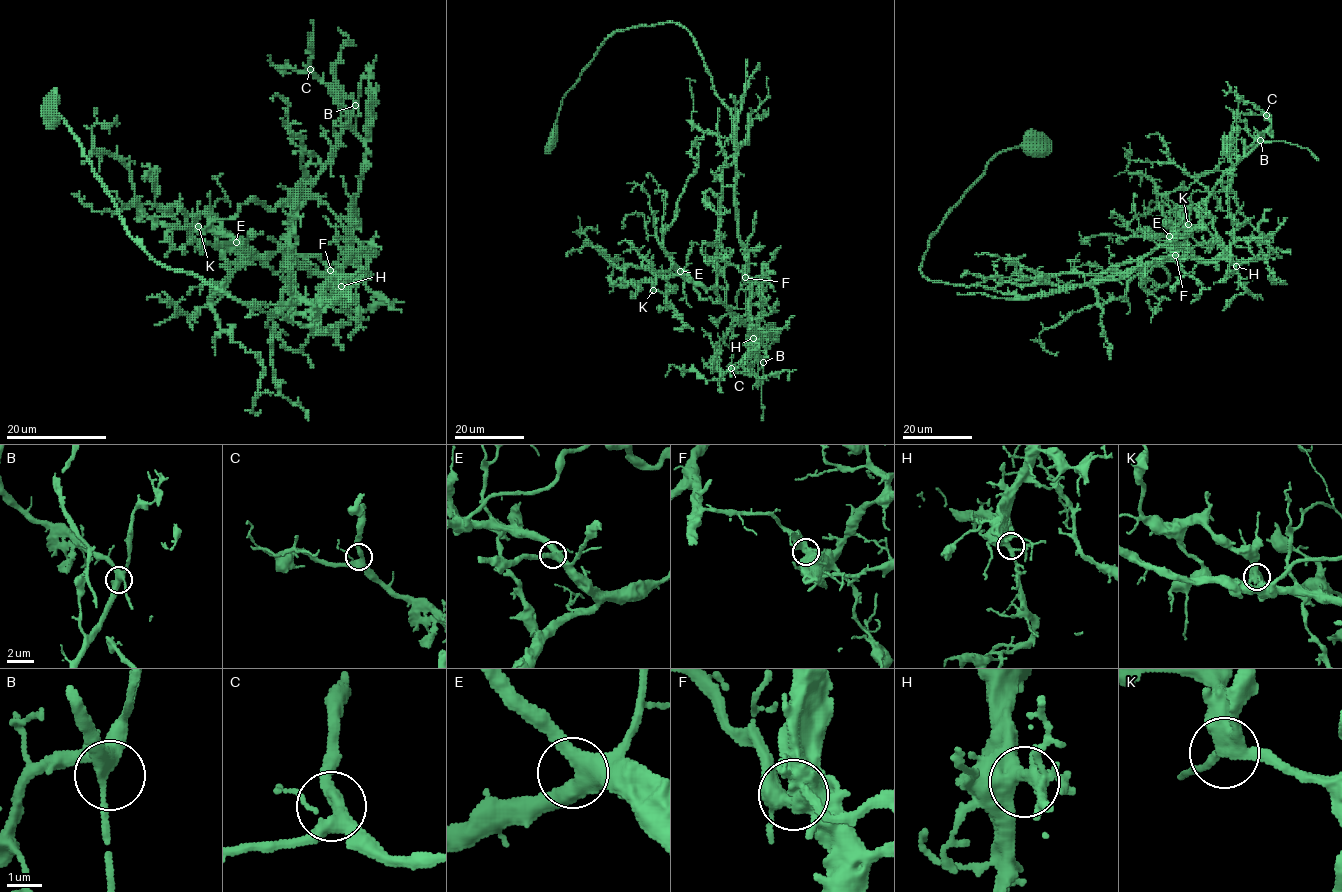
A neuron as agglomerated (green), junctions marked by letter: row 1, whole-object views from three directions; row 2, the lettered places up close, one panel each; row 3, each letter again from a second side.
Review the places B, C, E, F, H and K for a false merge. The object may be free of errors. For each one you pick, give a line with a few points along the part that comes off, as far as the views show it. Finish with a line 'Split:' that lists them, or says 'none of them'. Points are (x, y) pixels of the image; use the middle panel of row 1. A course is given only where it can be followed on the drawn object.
F: foreign part runs (745, 278), (719, 258), (717, 282), (696, 285), (665, 250), (662, 233), (697, 168), (695, 142), (697, 160)
Split: F

